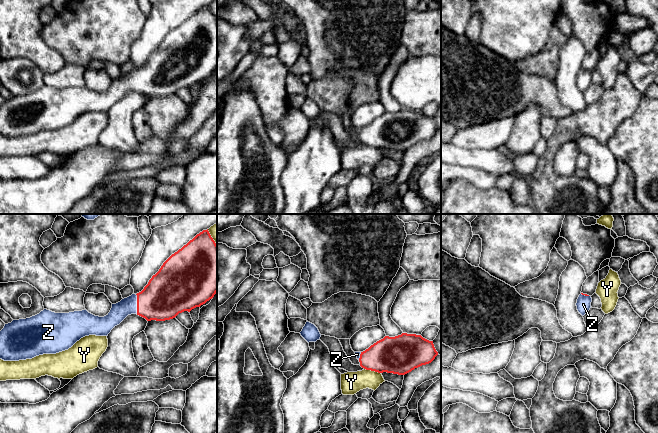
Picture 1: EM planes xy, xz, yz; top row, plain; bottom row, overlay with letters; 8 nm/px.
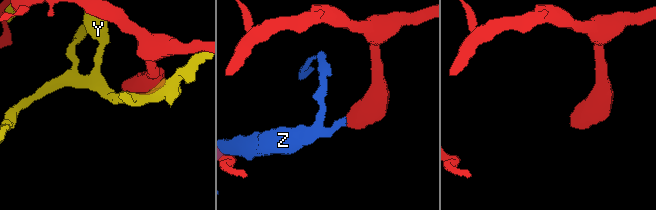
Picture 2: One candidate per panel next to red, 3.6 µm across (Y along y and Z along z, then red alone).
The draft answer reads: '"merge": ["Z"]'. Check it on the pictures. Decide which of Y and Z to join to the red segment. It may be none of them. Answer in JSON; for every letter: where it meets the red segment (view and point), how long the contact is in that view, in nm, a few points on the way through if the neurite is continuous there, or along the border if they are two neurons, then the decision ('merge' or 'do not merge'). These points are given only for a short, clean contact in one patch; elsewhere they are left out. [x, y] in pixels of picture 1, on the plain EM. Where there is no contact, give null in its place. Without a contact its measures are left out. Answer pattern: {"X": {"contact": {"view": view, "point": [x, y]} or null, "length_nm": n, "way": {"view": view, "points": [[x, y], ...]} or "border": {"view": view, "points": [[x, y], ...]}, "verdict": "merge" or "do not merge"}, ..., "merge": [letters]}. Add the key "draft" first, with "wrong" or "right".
{"draft": "right", "Y": {"contact": {"view": "xz", "point": [372, 146]}, "length_nm": 140, "verdict": "do not merge"}, "Z": {"contact": {"view": "xy", "point": [137, 80]}, "length_nm": 160, "way": {"view": "xy", "points": [[166, 71], [153, 79], [137, 80], [127, 82]]}, "verdict": "merge"}, "merge": ["Z"]}

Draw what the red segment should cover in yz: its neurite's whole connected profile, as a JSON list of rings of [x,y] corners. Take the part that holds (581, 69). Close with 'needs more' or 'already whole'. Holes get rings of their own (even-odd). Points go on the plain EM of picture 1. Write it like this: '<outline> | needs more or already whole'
[[[583,69],[579,71],[576,82],[577,82],[578,88],[582,92],[584,92],[590,86],[591,78],[592,78],[591,72]]] | needs more

